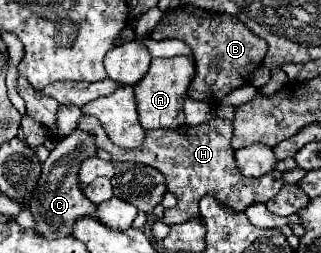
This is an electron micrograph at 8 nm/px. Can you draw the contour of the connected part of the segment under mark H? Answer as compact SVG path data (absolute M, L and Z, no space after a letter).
M81 116L79 126L81 130L93 132L97 146L103 148L105 152L111 154L113 160L131 160L131 162L143 162L153 168L157 168L165 180L167 180L167 190L177 196L177 206L167 208L163 214L165 224L179 224L185 222L193 216L199 214L199 200L205 194L215 196L219 202L243 212L247 206L255 202L267 202L271 200L283 186L283 174L273 170L265 176L257 178L245 178L237 164L235 164L235 150L231 148L233 140L233 122L231 120L209 120L199 126L183 126L179 130L149 130L145 134L145 140L139 148L133 150L123 150L119 146L113 146L113 142L107 138L105 130L101 128L99 120L93 116Z

